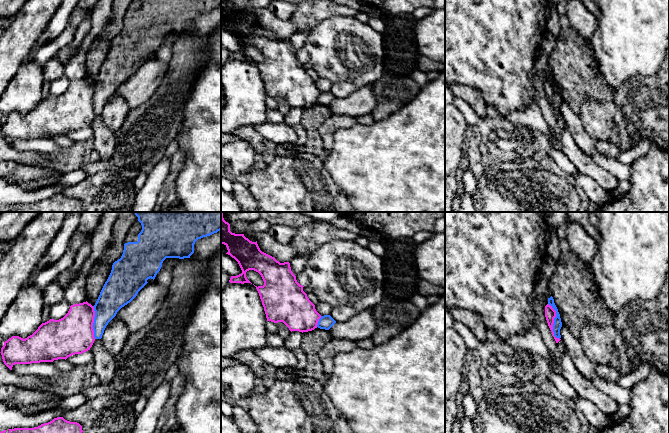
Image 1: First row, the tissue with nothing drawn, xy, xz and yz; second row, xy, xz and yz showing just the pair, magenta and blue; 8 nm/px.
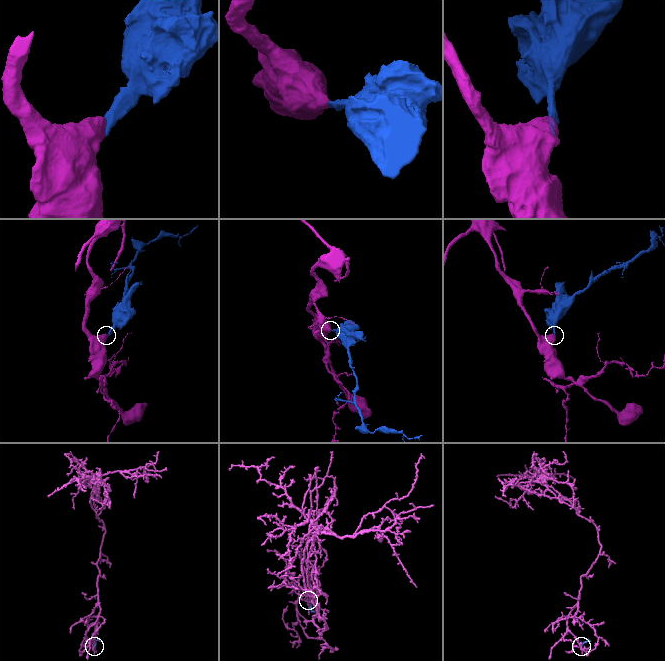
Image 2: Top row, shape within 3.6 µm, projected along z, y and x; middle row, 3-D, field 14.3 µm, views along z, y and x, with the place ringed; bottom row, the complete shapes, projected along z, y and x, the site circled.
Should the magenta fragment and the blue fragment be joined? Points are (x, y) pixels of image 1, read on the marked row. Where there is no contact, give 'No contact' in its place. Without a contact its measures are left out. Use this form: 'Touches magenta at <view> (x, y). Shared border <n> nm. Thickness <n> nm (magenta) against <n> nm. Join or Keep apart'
Touches magenta at yz (553, 322). Shared border 300 nm. Thickness 90 nm (magenta) against 70 nm. Keep apart

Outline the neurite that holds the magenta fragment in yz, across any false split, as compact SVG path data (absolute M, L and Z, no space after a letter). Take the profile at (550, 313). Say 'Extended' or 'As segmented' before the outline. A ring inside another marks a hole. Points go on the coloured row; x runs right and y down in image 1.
As segmented. M547 304L547 305L545 306L545 317L546 317L548 326L549 326L549 328L550 328L551 332L552 332L553 337L554 337L556 343L558 343L561 339L556 338L556 337L554 336L554 332L553 332L553 324L554 324L554 318L556 317L556 311L555 311L555 310L552 308L552 306L550 306L549 304Z

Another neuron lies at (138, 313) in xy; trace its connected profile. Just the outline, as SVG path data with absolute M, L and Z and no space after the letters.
M155 281L147 283L130 303L117 312L108 325L121 320L130 334L144 328L161 308L168 290L169 287Z

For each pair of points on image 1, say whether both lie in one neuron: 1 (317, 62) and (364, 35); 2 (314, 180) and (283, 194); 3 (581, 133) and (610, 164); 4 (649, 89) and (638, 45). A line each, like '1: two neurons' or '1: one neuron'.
1: one neuron
2: one neuron
3: one neuron
4: two neurons

